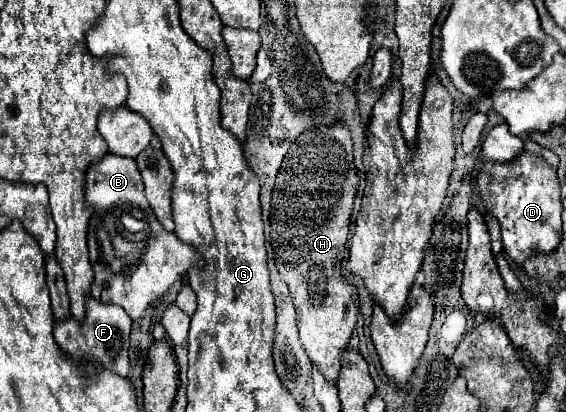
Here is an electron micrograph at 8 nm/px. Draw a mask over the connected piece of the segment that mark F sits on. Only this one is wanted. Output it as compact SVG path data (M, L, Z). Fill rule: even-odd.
M93 297L85 299L85 319L77 321L73 315L55 319L55 341L57 345L75 359L91 359L117 375L127 377L129 373L129 331L131 317L117 305L101 305Z

